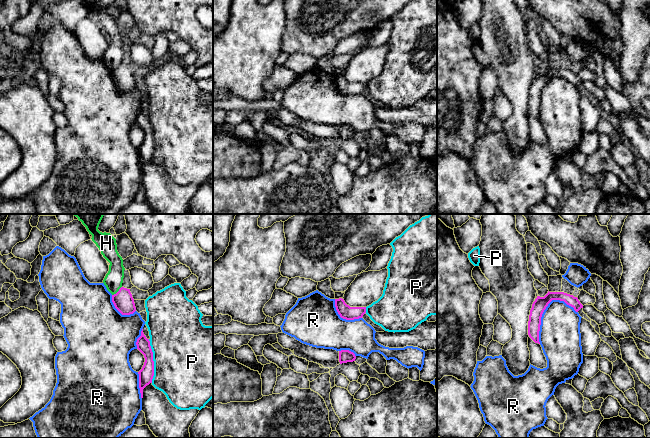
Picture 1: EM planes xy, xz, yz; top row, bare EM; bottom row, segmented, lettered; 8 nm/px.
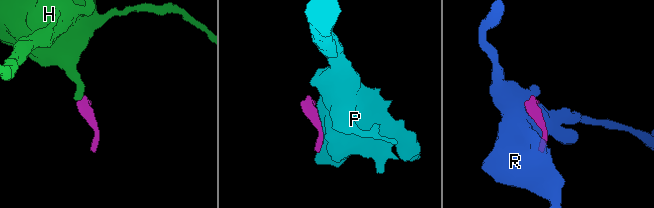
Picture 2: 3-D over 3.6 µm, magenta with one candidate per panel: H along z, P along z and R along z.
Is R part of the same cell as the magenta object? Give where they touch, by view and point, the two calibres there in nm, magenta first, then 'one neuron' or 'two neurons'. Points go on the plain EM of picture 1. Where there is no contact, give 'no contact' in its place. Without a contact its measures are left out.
yz (545, 84) | 110/320 nm | two neurons

